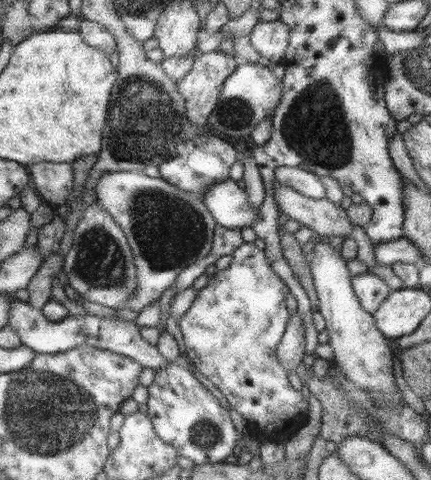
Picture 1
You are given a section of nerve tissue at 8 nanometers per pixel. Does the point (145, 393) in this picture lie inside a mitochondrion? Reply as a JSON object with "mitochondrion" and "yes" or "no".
{"mitochondrion":"no"}

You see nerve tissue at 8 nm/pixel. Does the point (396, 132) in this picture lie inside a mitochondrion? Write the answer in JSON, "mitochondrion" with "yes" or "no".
{"mitochondrion":"no"}

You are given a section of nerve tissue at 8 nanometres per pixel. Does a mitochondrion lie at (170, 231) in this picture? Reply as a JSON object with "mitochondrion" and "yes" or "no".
{"mitochondrion":"yes"}

